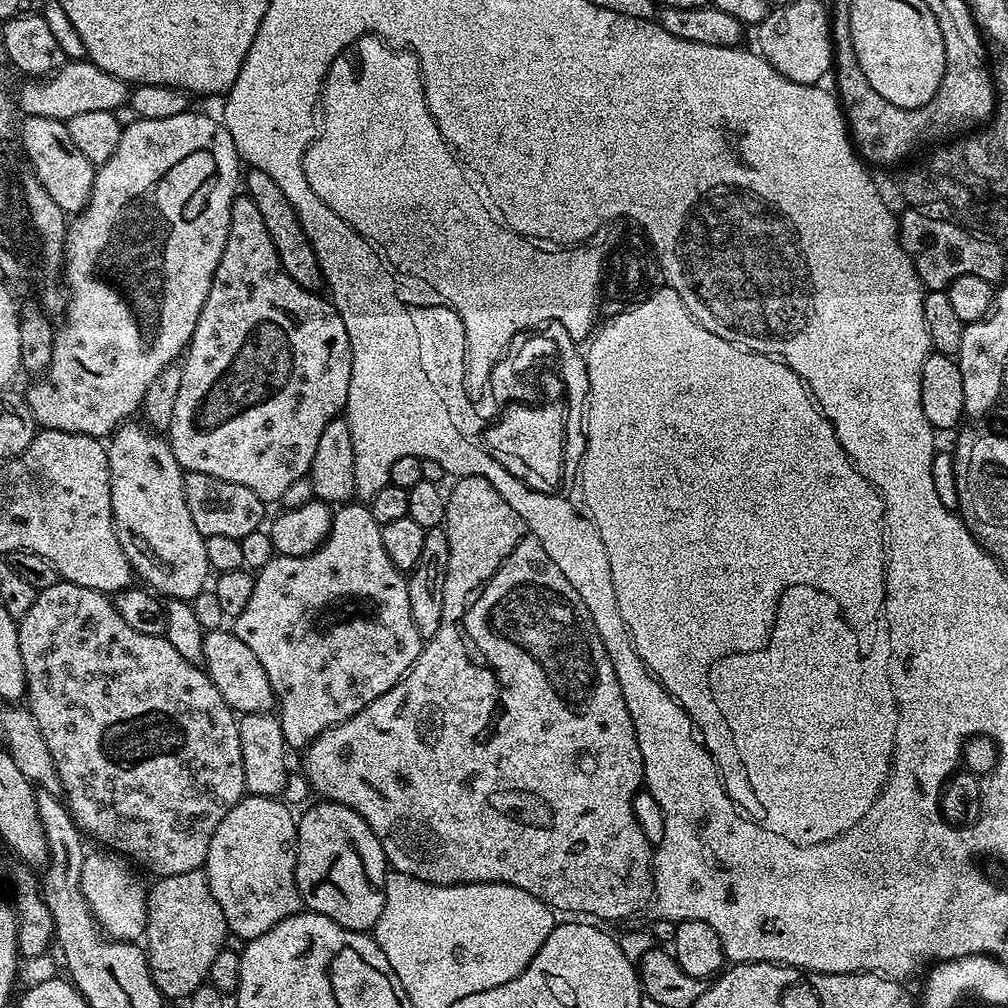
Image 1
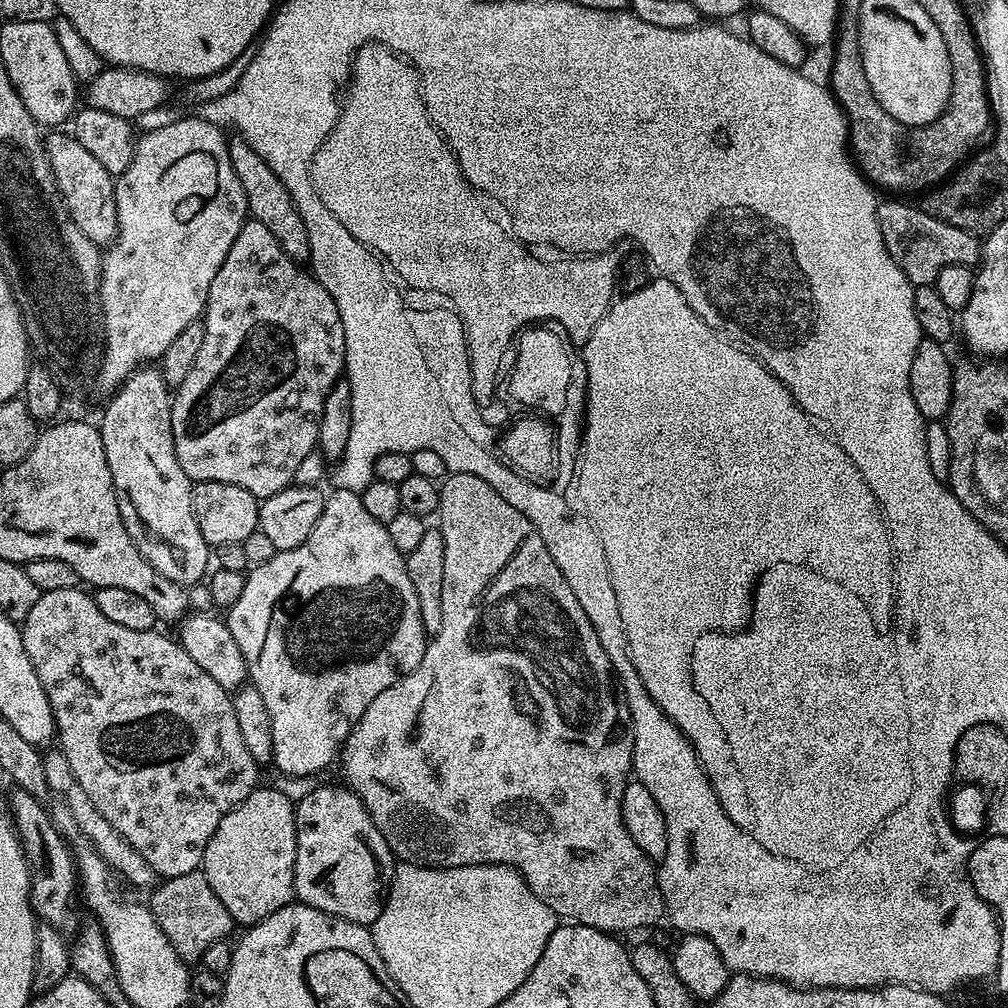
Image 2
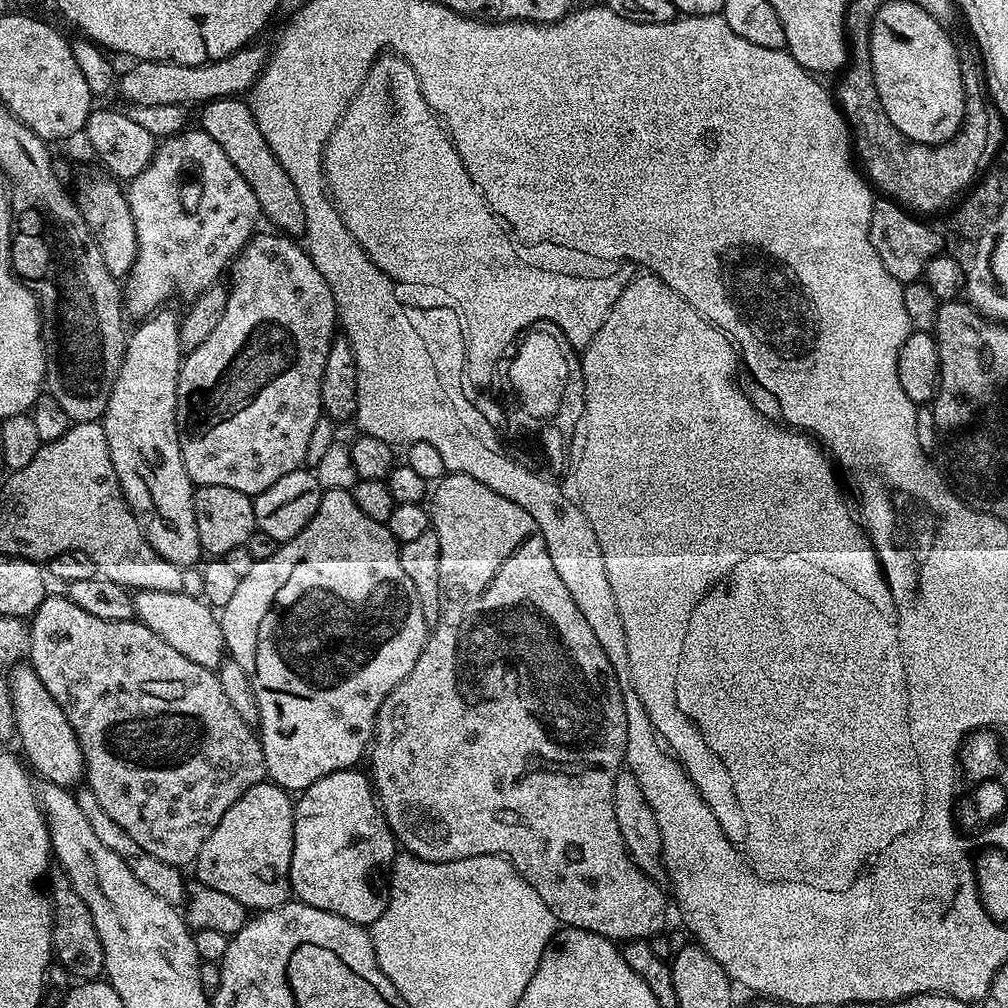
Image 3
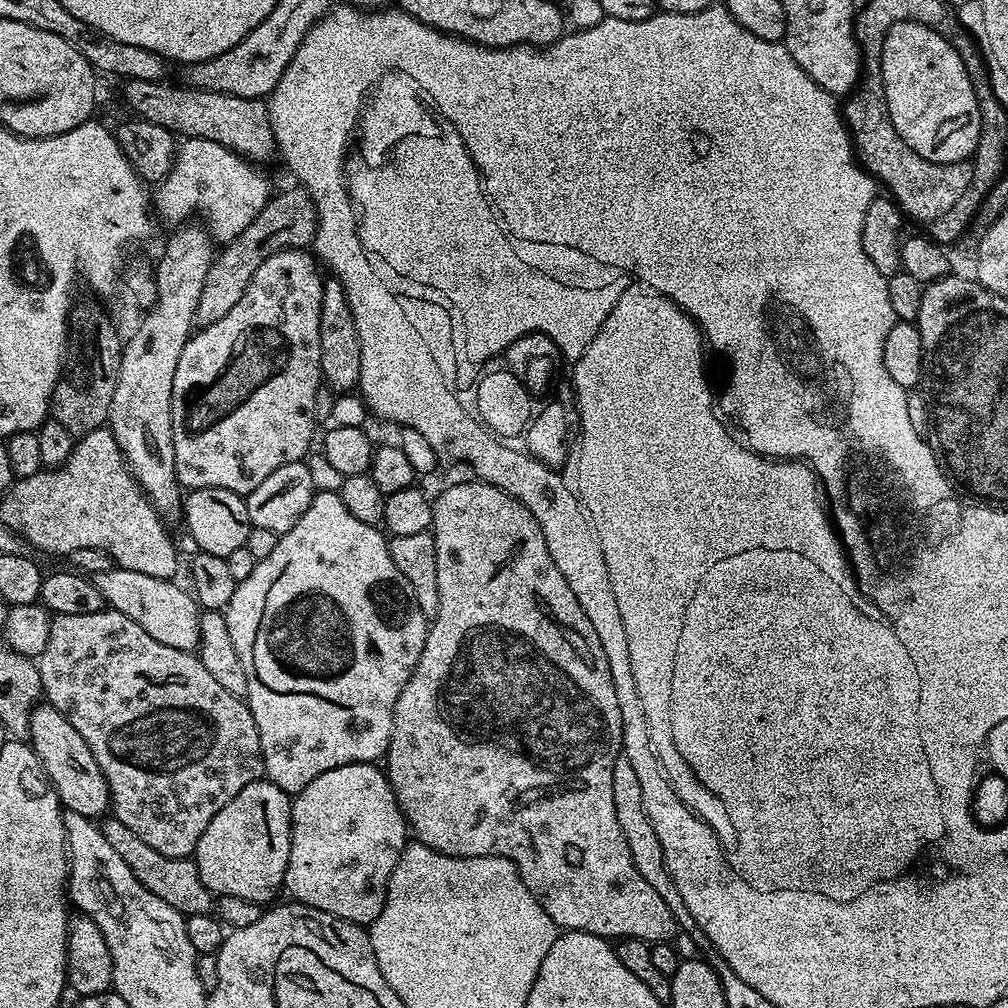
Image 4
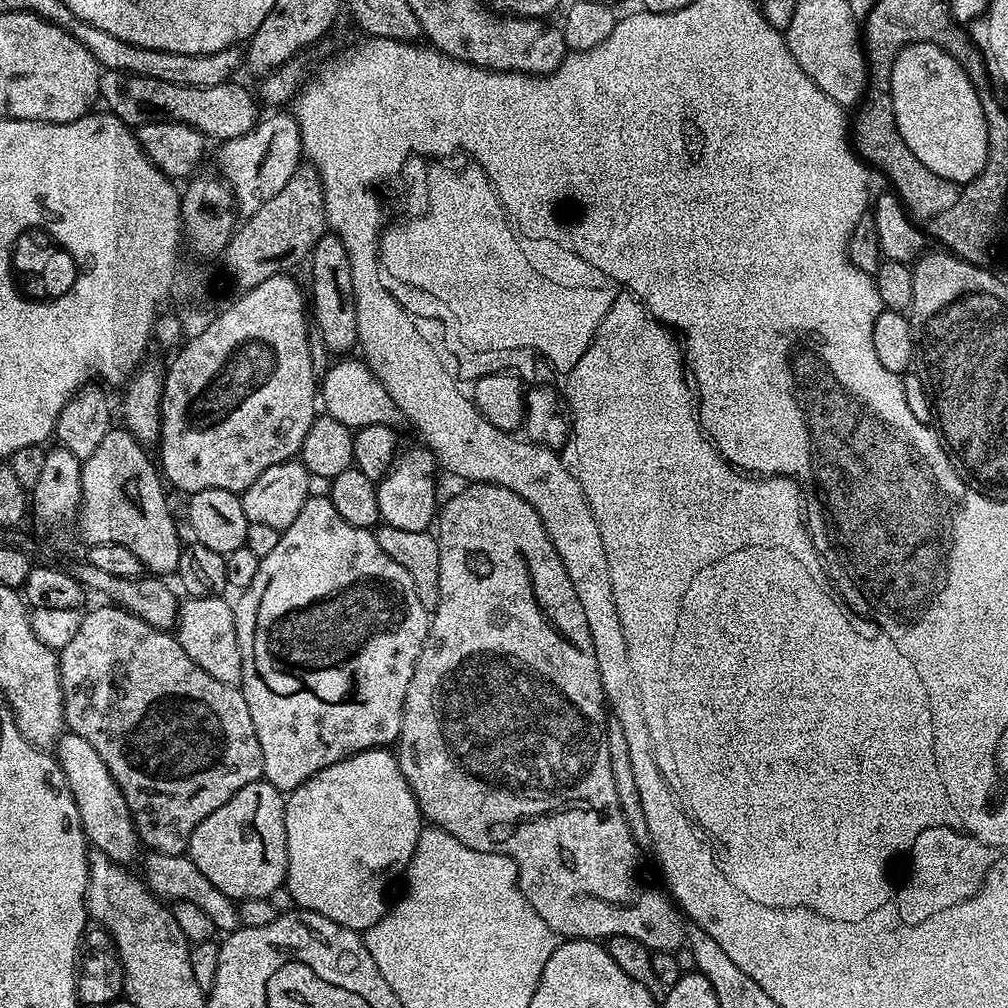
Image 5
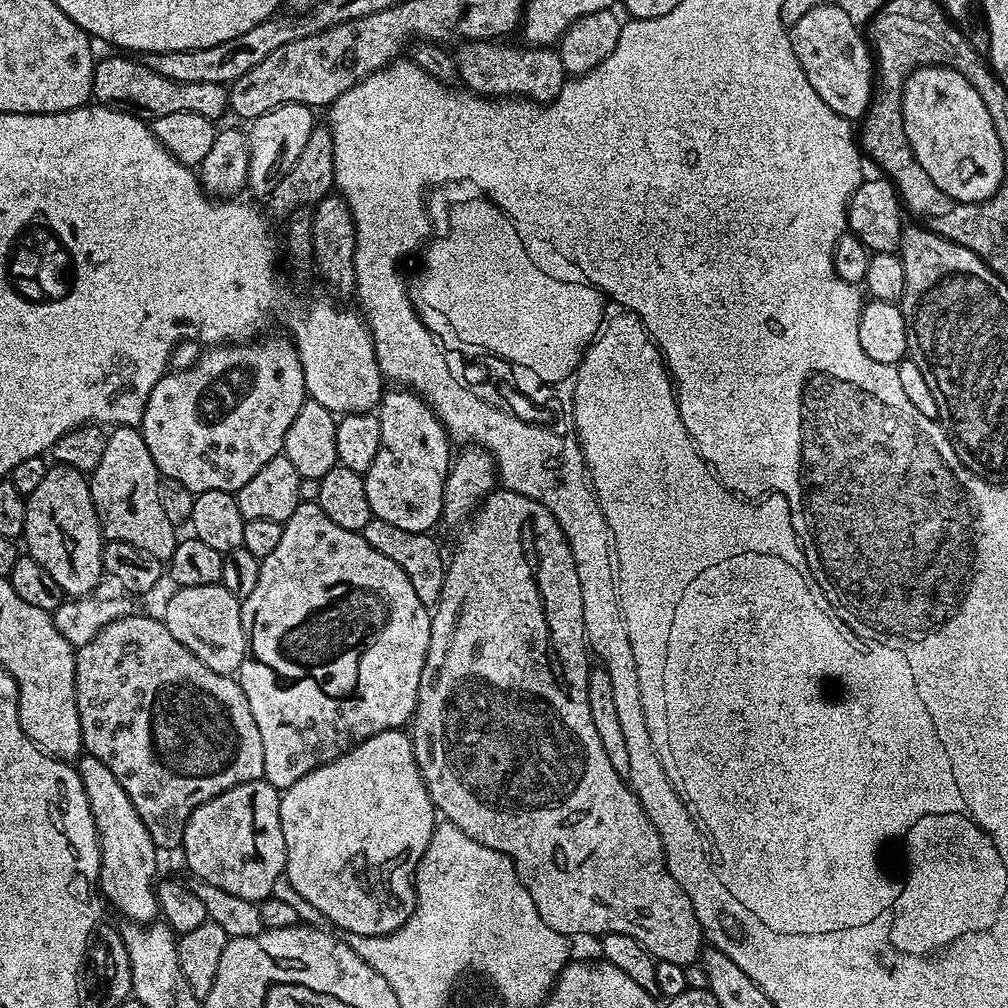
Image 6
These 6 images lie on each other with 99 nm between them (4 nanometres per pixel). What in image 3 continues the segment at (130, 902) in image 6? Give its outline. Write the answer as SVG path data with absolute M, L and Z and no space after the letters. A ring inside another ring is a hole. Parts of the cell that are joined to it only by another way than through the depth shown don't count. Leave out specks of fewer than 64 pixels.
M17 663L11 672L12 709L16 723L15 739L20 740L19 751L26 757L31 771L37 777L41 776L39 778L41 781L57 784L69 790L75 789L86 776L84 755L78 746L78 738L70 722L66 722L66 714L62 714L62 706L58 706L58 702L50 698L50 690L42 686L31 663Z

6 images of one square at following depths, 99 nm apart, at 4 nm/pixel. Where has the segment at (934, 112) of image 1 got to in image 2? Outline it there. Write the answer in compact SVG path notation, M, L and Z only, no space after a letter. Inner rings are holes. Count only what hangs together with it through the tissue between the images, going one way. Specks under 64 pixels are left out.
M848 4L848 12L839 14L834 37L835 48L836 53L832 56L830 91L844 112L844 119L848 121L848 139L854 163L863 172L865 180L871 182L877 189L893 188L896 191L893 193L896 194L920 191L923 193L925 190L935 189L949 179L956 169L977 151L976 143L987 134L988 123L993 123L994 120L992 105L988 103L988 98L982 98L980 92L952 92L948 107L935 122L921 128L911 128L890 118L890 114L882 110L878 98L874 98L874 90L870 90L870 82L866 82L866 70L862 66L860 53L860 11L856 9L856 4Z

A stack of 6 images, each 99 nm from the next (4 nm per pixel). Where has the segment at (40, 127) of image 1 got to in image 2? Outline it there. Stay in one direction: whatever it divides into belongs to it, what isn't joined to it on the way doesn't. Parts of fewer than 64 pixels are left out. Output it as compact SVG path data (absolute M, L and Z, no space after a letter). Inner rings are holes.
M56 130L51 137L45 139L44 148L48 152L48 161L52 163L52 173L60 196L68 208L70 218L74 218L74 226L90 238L98 246L107 246L116 238L118 214L116 213L116 193L114 191L114 178L97 162L86 149L82 142L64 130Z

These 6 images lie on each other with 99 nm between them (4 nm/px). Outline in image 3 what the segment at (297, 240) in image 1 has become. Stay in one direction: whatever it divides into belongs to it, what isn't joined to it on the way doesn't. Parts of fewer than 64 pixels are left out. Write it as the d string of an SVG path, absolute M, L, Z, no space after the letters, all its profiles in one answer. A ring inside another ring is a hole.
M240 98L210 100L199 109L199 131L204 132L218 146L222 146L222 154L234 162L234 170L246 178L246 186L254 190L254 198L258 198L261 217L269 220L273 229L293 238L303 237L306 230L306 214L302 210L302 198L298 198L298 190L294 182L290 182L290 174L282 170L282 162L274 158L274 150L266 146L266 138L262 138L262 130L258 130L258 122Z

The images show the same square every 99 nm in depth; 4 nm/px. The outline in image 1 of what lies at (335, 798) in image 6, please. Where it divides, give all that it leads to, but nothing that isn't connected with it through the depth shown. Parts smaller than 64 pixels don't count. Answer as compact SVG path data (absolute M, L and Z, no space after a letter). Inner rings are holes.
M316 803L320 804L306 809L304 817L299 817L296 826L296 885L303 907L338 922L338 926L346 926L355 932L371 933L378 918L382 918L383 886L384 877L389 871L388 860L374 830L370 830L368 823L357 812L341 804Z

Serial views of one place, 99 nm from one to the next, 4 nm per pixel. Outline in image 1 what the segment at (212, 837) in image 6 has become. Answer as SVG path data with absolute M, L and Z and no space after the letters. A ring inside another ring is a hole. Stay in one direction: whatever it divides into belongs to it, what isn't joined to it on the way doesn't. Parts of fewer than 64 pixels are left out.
M245 795L218 822L202 869L208 885L222 906L228 931L240 942L266 934L278 922L301 911L302 901L296 885L297 817L274 796Z

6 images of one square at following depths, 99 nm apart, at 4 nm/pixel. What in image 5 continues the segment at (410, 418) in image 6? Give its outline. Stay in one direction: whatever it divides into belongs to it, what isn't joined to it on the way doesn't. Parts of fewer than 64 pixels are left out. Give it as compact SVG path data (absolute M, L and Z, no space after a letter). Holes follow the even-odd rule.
M426 446L408 448L399 453L391 470L376 486L378 494L378 510L380 519L390 526L398 526L402 530L429 531L438 516L438 500L436 504L436 472L438 465Z

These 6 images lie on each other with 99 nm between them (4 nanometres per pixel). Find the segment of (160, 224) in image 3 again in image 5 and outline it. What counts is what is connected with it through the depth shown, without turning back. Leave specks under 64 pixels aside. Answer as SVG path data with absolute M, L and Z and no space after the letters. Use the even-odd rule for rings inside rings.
M276 110L273 116L259 121L244 136L230 138L219 145L220 153L216 160L220 163L219 175L223 176L232 186L234 203L241 217L253 216L290 178L302 163L300 131L295 115L288 110Z

